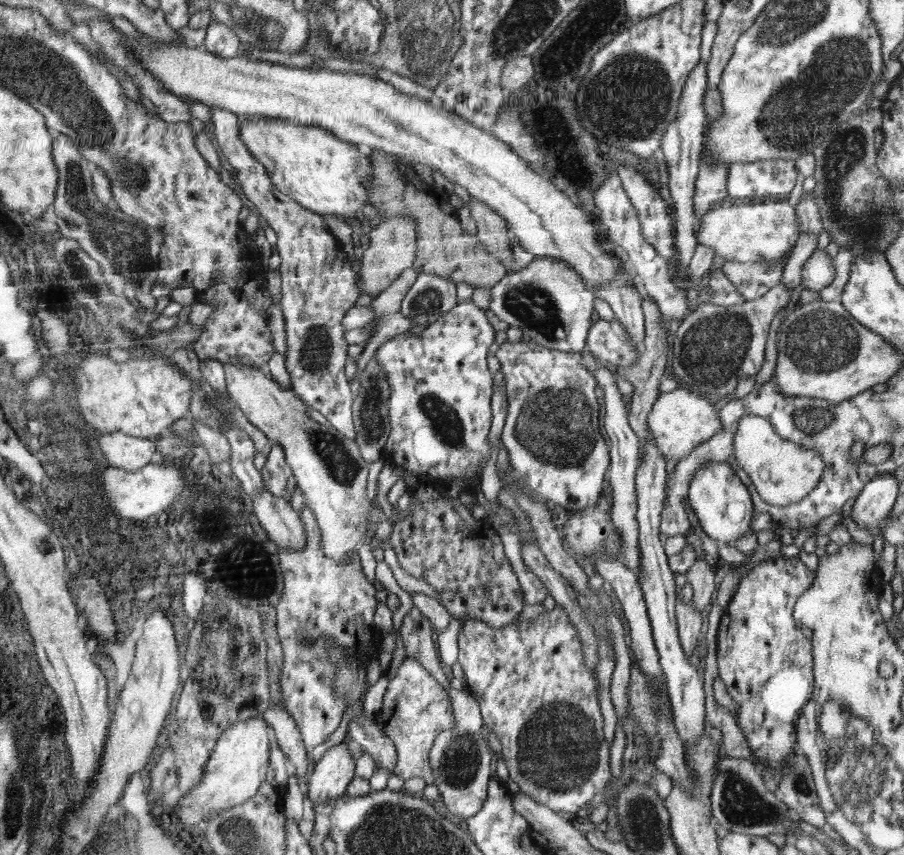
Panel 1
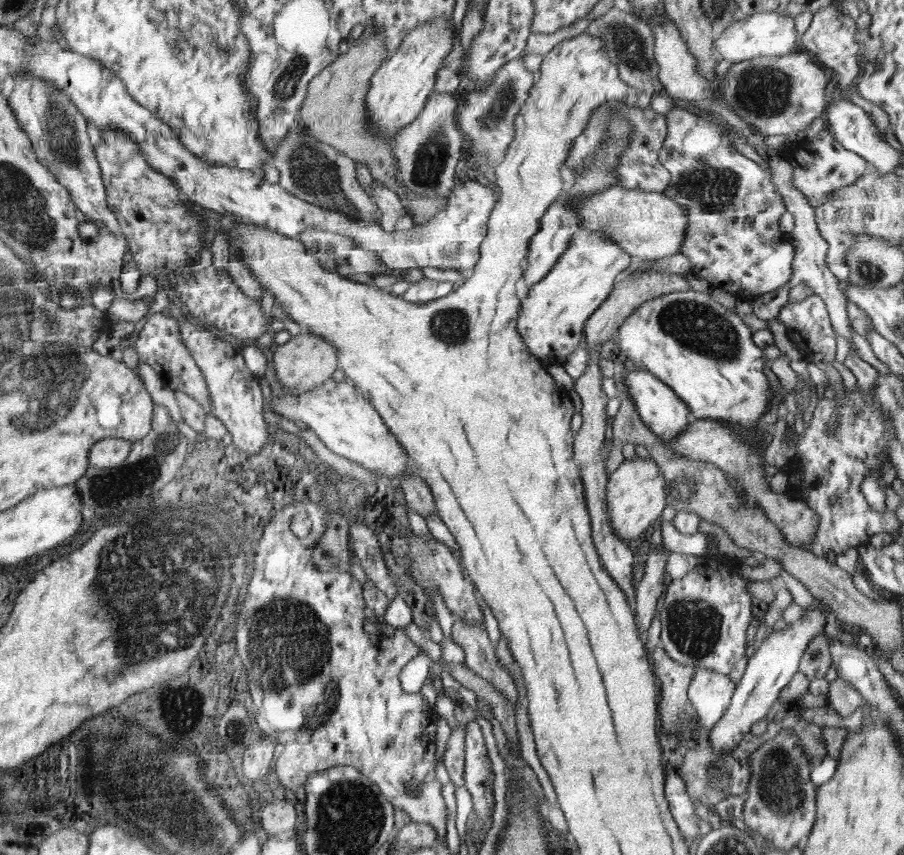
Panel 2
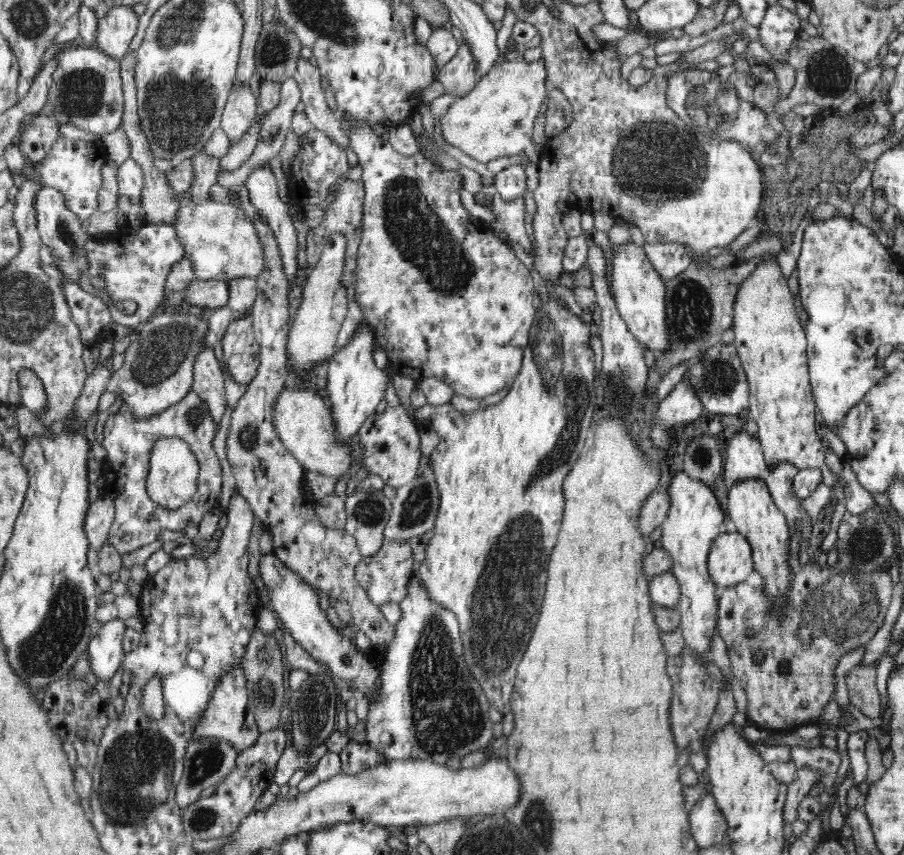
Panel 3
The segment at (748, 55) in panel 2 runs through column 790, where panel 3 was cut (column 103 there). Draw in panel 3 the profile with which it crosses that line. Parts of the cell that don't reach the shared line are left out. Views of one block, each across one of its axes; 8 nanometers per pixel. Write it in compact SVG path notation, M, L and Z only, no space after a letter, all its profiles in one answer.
M115 6L106 17L99 20L98 34L96 34L96 47L109 57L119 61L129 52L128 46L138 30L139 17L133 8L127 6Z

